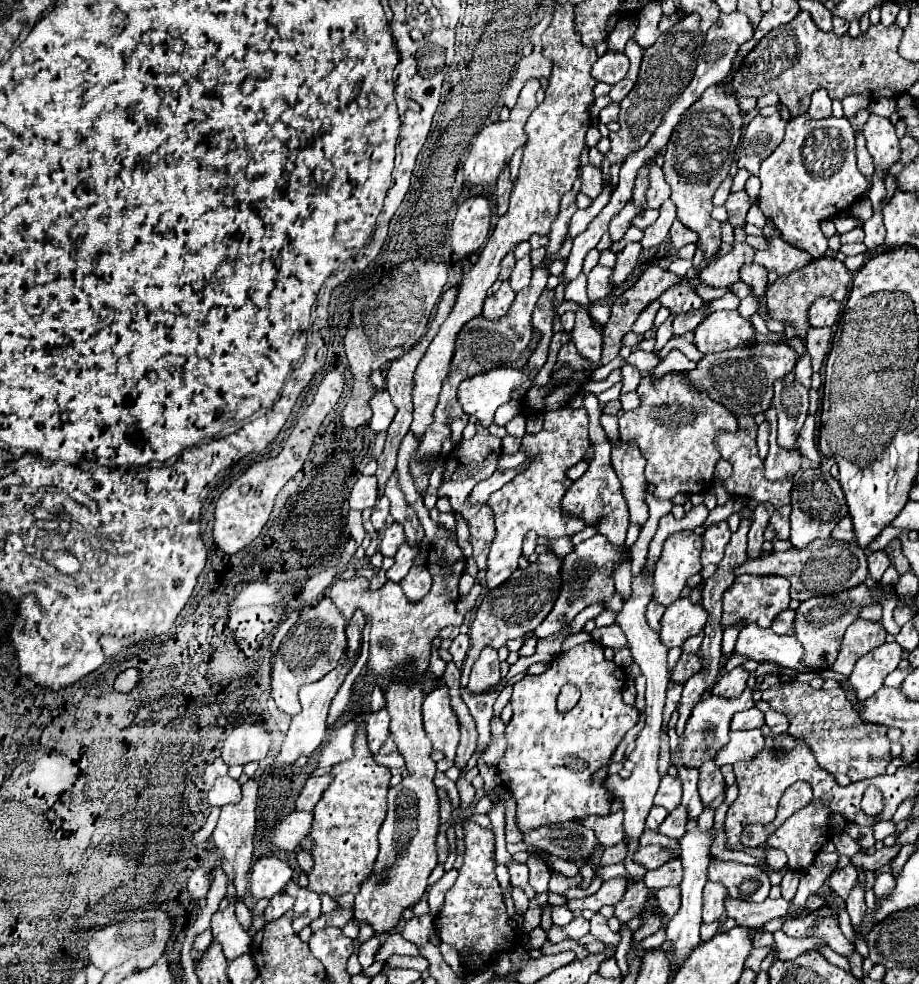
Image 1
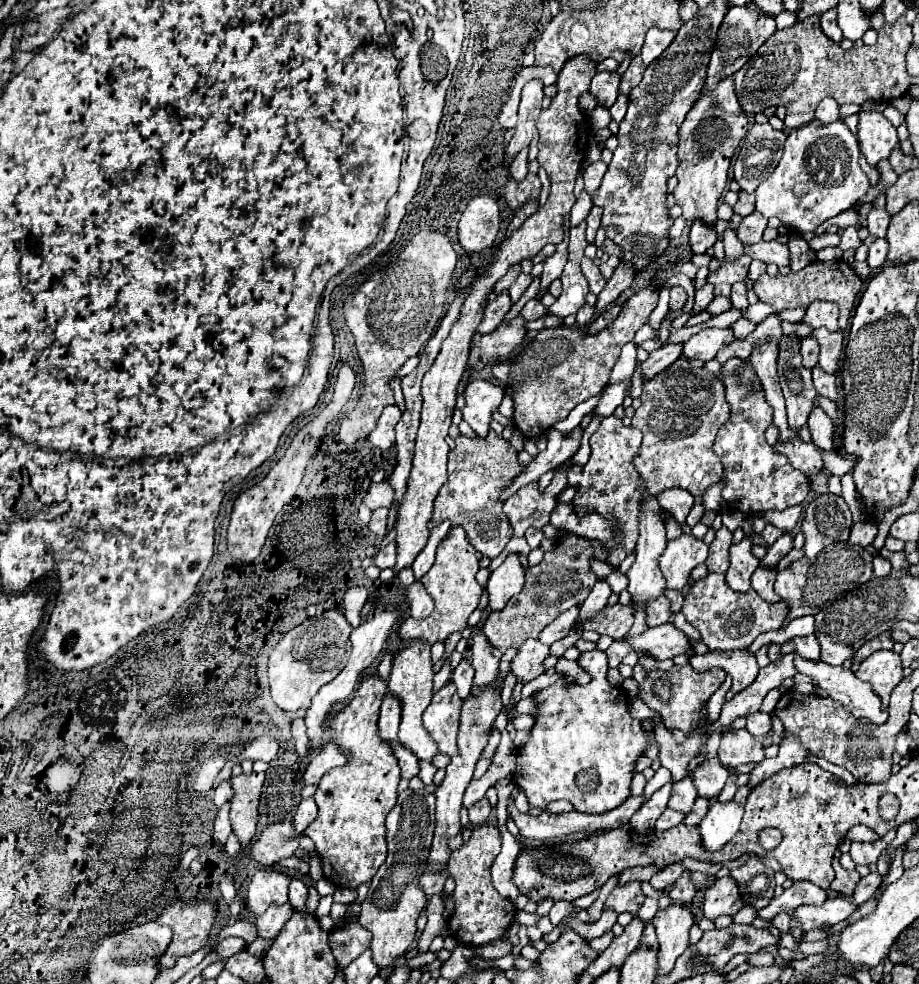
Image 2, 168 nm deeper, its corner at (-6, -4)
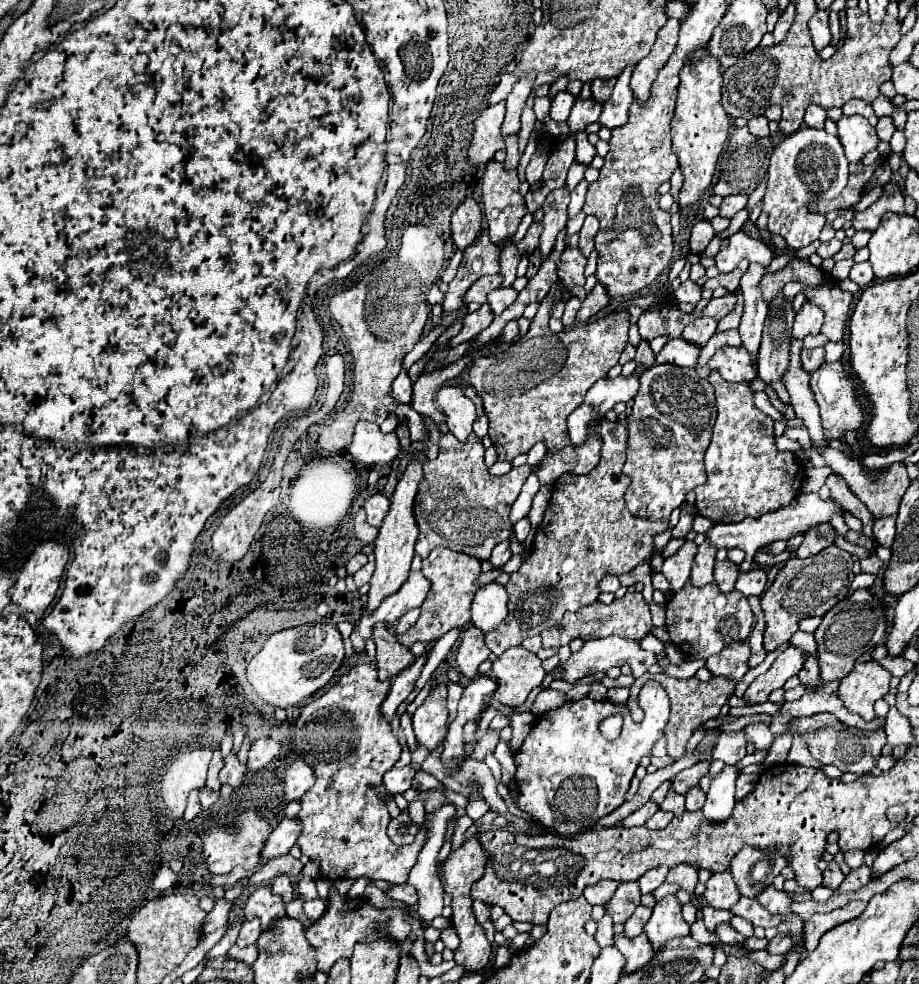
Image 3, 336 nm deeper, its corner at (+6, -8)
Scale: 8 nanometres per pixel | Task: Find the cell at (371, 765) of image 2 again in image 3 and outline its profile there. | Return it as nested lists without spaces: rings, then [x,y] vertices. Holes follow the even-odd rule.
[[[358,665],[344,673],[338,683],[334,683],[322,697],[312,699],[304,705],[300,717],[294,725],[294,743],[300,757],[314,769],[316,783],[300,799],[302,809],[298,813],[302,821],[302,835],[298,837],[298,847],[302,855],[312,861],[320,861],[322,879],[384,879],[392,883],[404,883],[408,871],[416,863],[416,855],[424,845],[424,829],[421,829],[410,845],[396,846],[386,835],[388,809],[380,797],[382,775],[400,759],[402,747],[392,735],[390,723],[380,715],[380,703],[388,693],[390,681],[378,681],[376,669],[372,665]]]

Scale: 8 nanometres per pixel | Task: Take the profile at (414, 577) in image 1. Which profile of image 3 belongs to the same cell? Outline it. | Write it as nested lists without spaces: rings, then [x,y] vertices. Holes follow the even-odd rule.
[[[410,609],[406,615],[402,615],[402,617],[398,619],[398,623],[396,623],[396,633],[404,633],[404,631],[408,631],[408,629],[416,623],[418,615],[420,615],[420,609]]]

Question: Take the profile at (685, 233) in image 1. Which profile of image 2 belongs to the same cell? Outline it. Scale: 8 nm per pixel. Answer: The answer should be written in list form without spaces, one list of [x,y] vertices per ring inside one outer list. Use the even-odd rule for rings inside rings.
[[[696,223],[690,229],[690,245],[694,253],[708,253],[718,239],[716,227],[704,227],[704,223]]]

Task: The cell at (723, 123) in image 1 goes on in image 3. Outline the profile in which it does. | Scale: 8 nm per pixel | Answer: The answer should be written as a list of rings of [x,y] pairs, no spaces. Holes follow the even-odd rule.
[[[704,49],[692,55],[692,59],[684,65],[684,71],[680,71],[678,101],[672,117],[672,151],[674,155],[678,155],[680,171],[684,175],[684,185],[678,195],[680,209],[692,207],[708,191],[716,171],[718,157],[728,139],[730,119],[720,103],[720,89],[722,89],[720,63],[714,57],[708,57]]]

